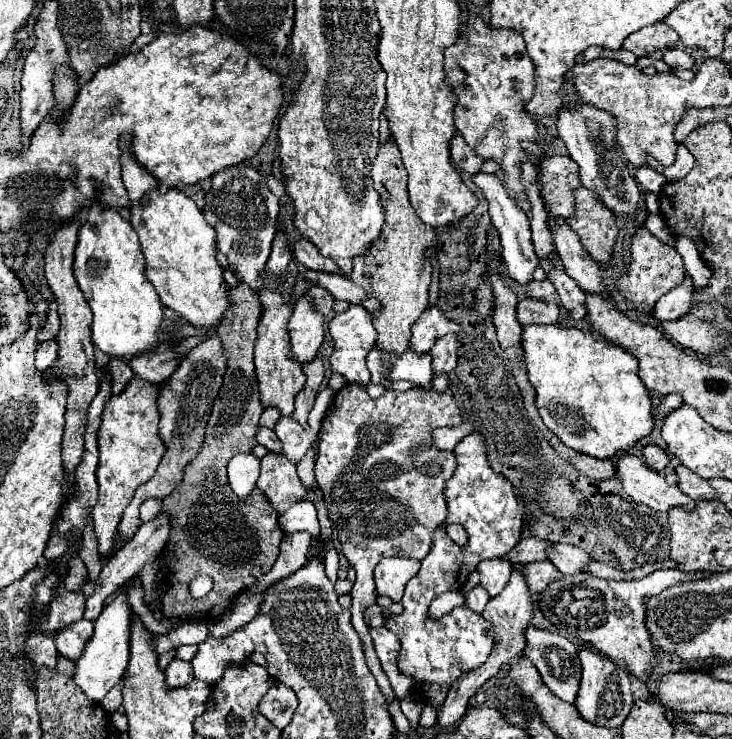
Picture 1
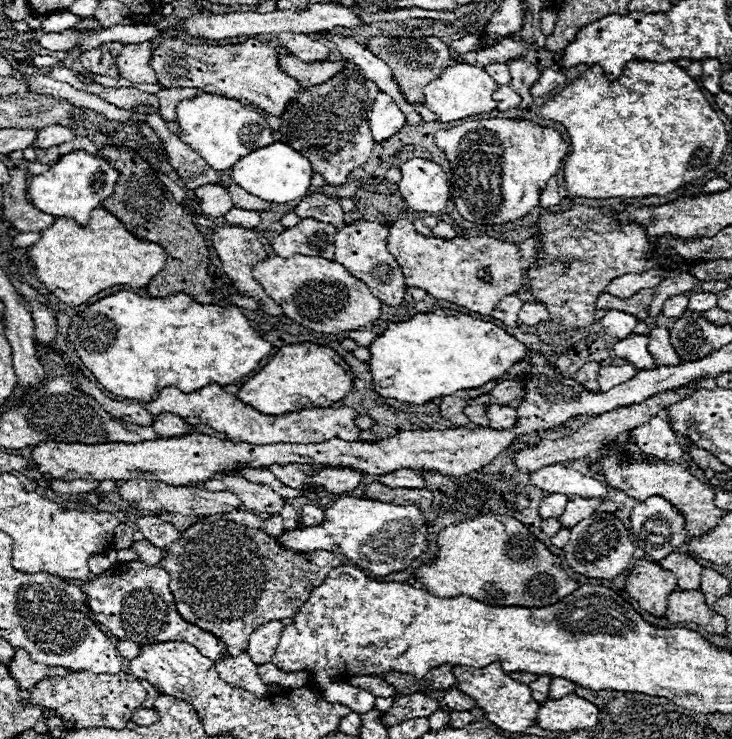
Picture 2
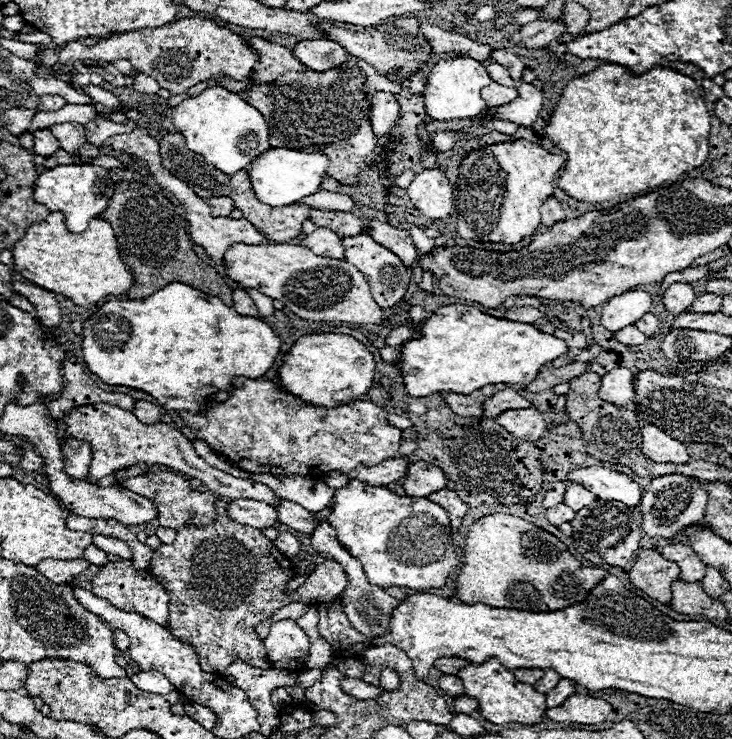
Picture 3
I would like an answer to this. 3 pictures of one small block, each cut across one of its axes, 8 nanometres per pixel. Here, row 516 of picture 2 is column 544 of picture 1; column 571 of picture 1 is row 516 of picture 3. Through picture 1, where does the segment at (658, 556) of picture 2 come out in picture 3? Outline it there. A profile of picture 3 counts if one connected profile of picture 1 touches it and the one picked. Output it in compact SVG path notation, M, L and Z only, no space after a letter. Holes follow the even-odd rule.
M666 474L658 476L652 480L650 486L644 488L638 512L642 516L640 528L650 536L650 538L664 538L672 540L680 536L690 524L700 524L704 510L706 510L706 492L702 490L700 482L696 478L688 476L678 476L678 474Z

